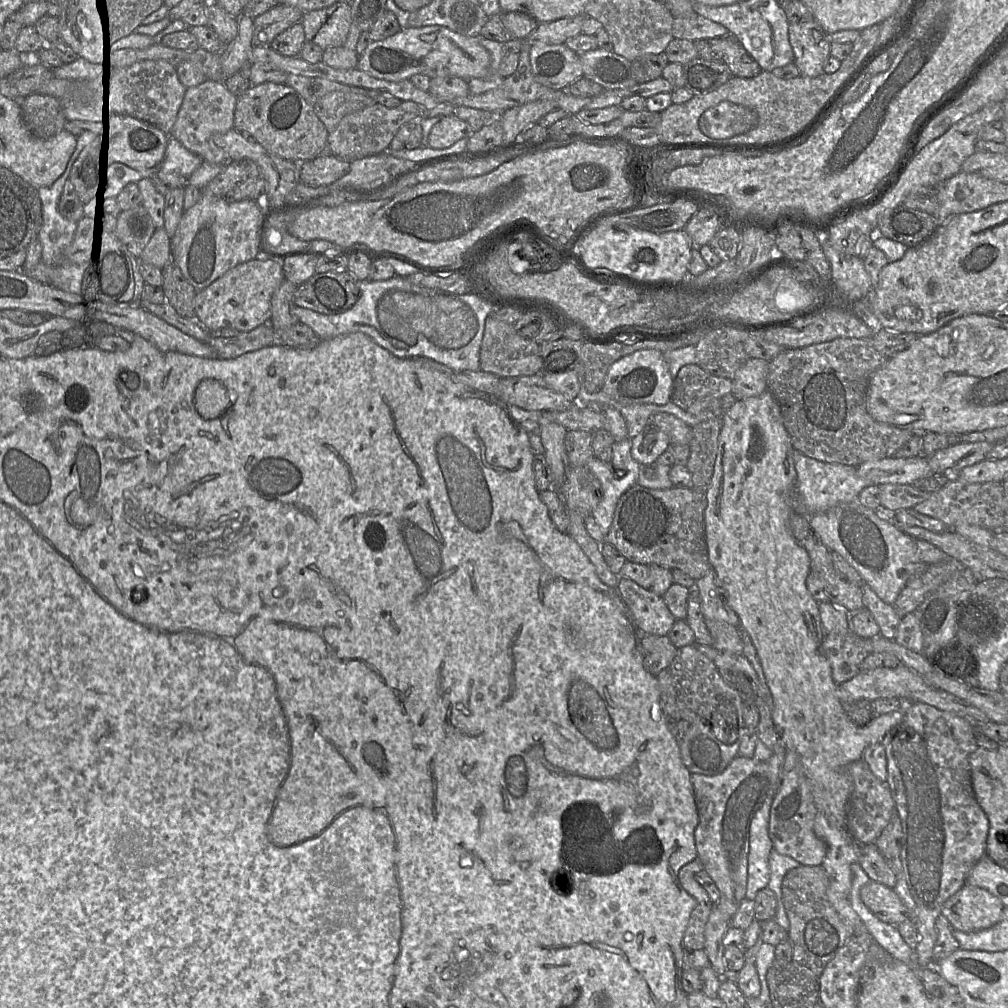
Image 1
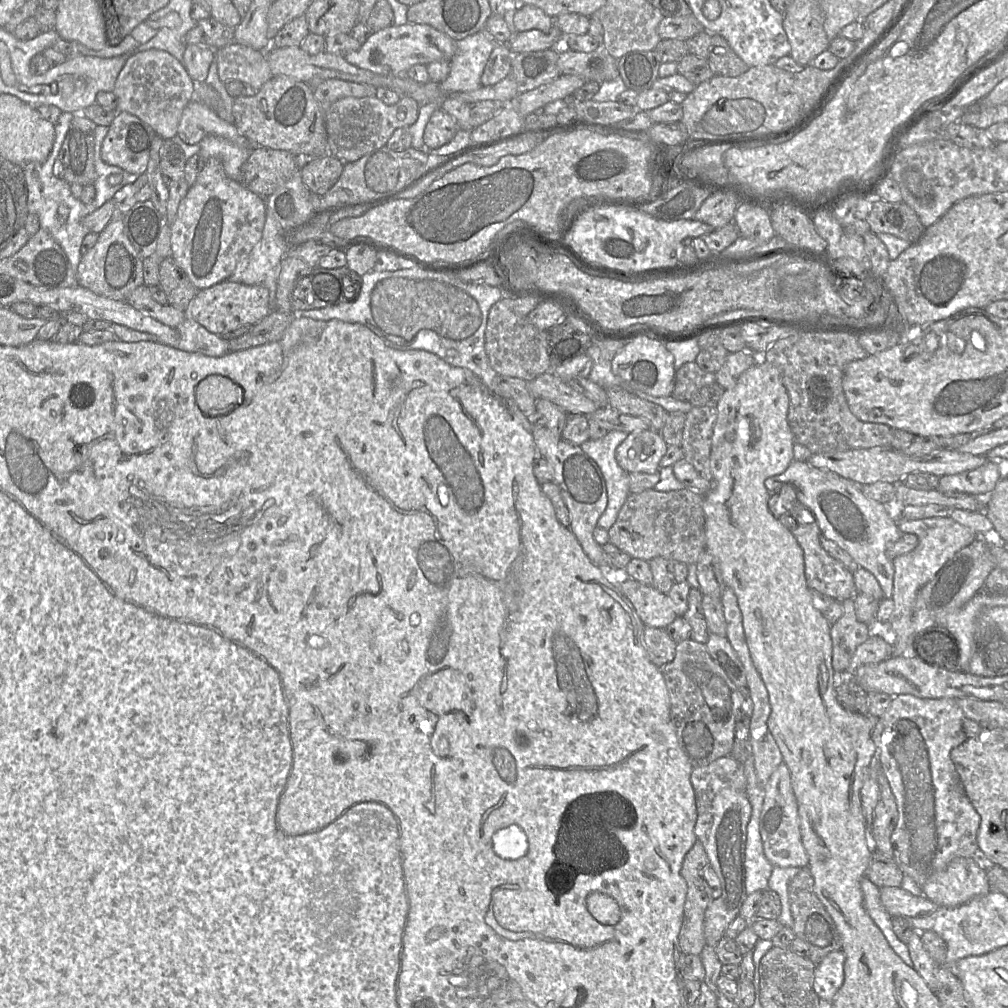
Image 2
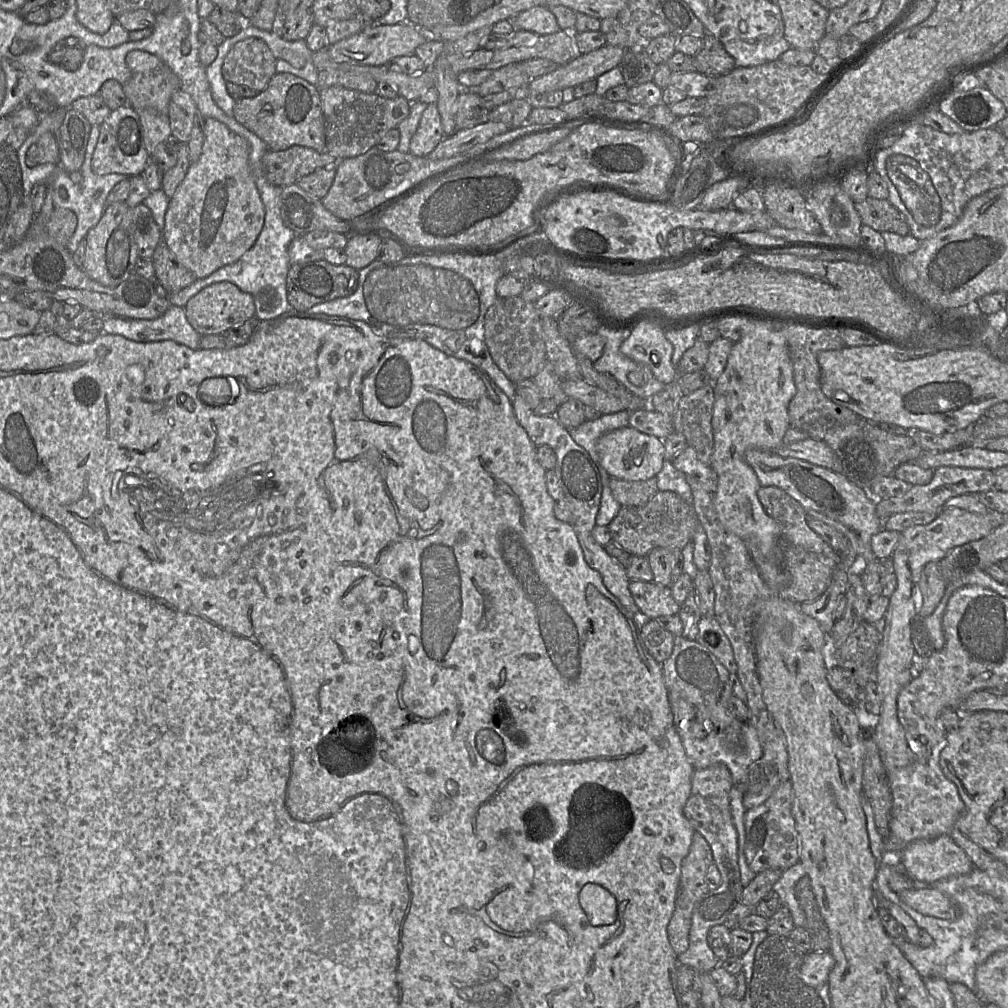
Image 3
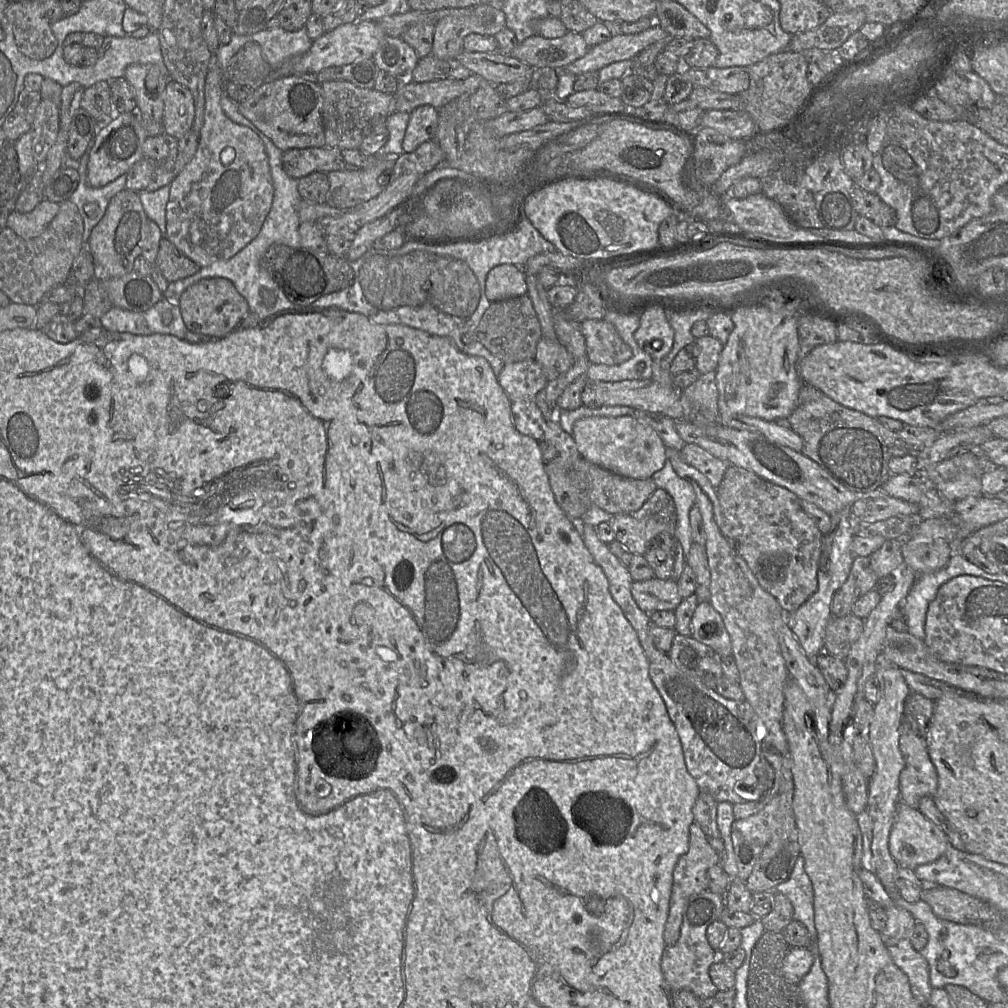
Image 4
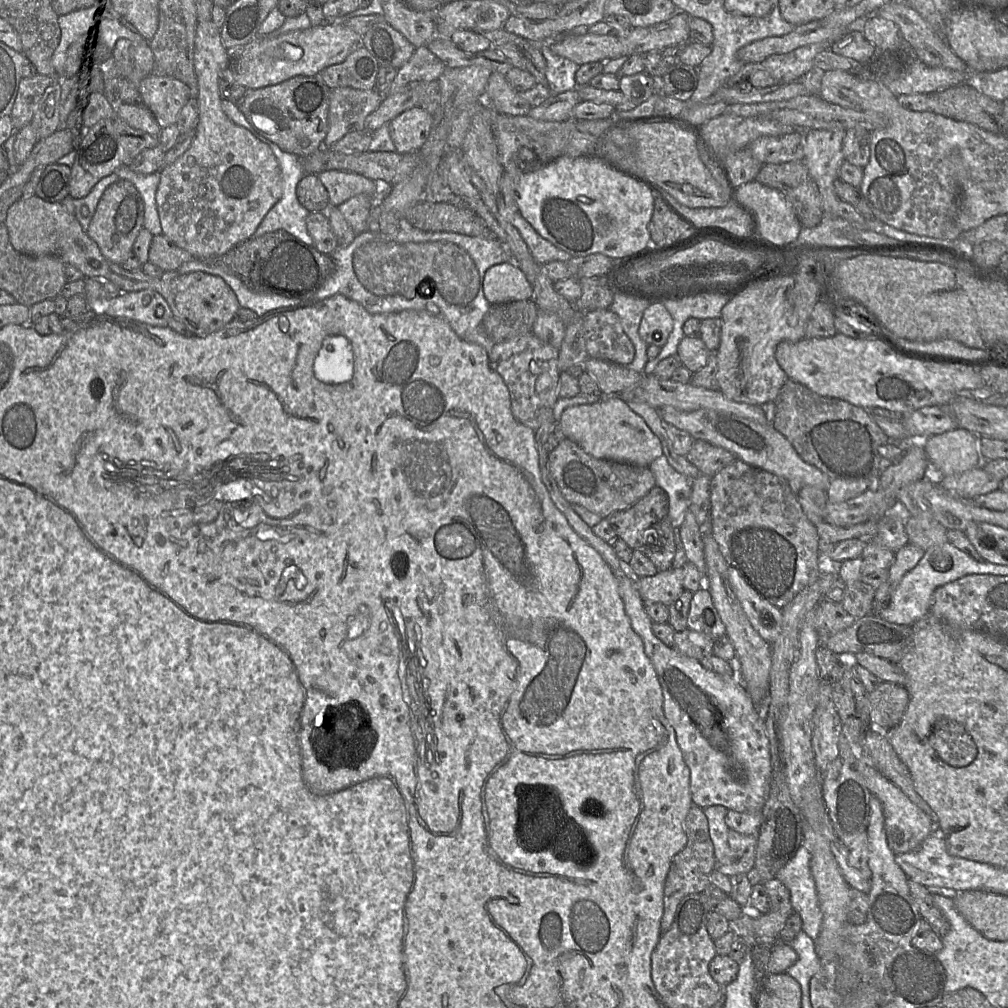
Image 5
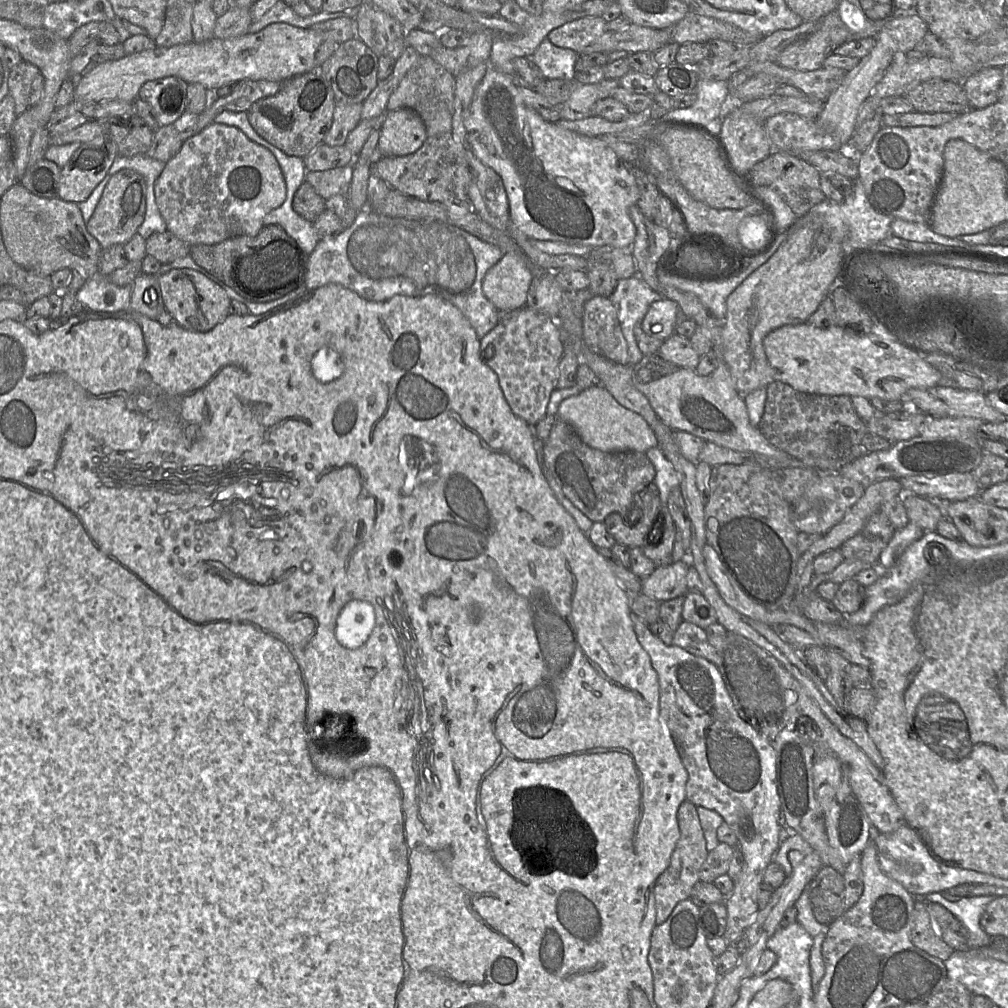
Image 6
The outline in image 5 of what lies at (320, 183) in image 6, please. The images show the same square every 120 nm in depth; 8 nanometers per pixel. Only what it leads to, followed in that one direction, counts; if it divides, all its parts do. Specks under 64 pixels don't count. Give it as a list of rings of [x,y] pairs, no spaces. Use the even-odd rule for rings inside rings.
[[[323,171],[318,174],[318,178],[327,189],[329,205],[333,207],[359,194],[372,197],[372,206],[374,206],[384,198],[389,189],[388,186],[380,185],[380,182],[349,171]]]

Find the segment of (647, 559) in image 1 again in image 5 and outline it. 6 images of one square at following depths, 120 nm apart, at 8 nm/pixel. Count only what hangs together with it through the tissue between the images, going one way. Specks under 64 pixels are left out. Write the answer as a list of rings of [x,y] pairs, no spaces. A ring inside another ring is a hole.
[[[659,486],[653,487],[643,498],[641,498],[632,507],[616,511],[609,515],[606,519],[608,520],[611,528],[616,532],[617,537],[621,538],[632,550],[639,549],[642,551],[642,547],[648,545],[647,542],[653,541],[654,538],[648,539],[650,532],[653,532],[653,526],[665,519],[668,516],[669,500],[666,492]]]

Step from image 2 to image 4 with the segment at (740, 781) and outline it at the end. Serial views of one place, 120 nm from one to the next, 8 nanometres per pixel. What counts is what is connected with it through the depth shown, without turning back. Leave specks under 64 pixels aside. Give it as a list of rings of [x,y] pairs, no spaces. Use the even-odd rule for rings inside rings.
[[[700,791],[699,796],[693,806],[693,816],[694,821],[699,824],[702,831],[706,835],[706,838],[709,842],[709,844],[712,846],[712,848],[720,855],[720,862],[721,862],[721,853],[724,850],[724,842],[722,840],[722,837],[720,835],[720,831],[718,829],[717,825],[717,806],[718,803],[716,799],[708,792],[706,791]],[[705,890],[695,894],[687,901],[681,924],[680,937],[671,946],[666,946],[661,959],[661,970],[666,982],[673,991],[689,990],[702,1002],[709,1002],[718,992],[710,975],[710,966],[720,959],[720,952],[714,950],[707,939],[708,926],[720,920],[721,913],[726,907],[726,894],[718,894]]]

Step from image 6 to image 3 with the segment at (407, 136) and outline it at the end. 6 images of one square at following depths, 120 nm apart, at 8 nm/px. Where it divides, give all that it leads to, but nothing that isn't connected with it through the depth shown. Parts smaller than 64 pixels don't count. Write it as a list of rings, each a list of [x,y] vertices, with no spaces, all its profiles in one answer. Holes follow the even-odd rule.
[[[428,104],[423,111],[418,128],[411,138],[409,150],[412,155],[425,157],[444,139],[441,117],[435,104]]]

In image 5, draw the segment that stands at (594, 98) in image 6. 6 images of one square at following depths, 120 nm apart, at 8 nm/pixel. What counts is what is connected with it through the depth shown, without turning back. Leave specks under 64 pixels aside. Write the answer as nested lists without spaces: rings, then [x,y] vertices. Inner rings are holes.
[[[577,88],[552,95],[538,106],[533,106],[528,116],[544,121],[566,121],[571,118],[572,109],[582,101]]]

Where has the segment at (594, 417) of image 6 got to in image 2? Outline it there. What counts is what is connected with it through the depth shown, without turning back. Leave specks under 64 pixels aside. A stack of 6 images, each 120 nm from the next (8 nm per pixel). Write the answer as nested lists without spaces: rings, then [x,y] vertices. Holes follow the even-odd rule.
[[[653,429],[630,432],[616,449],[616,460],[628,473],[653,474],[659,470],[659,462],[668,445],[660,432]]]

